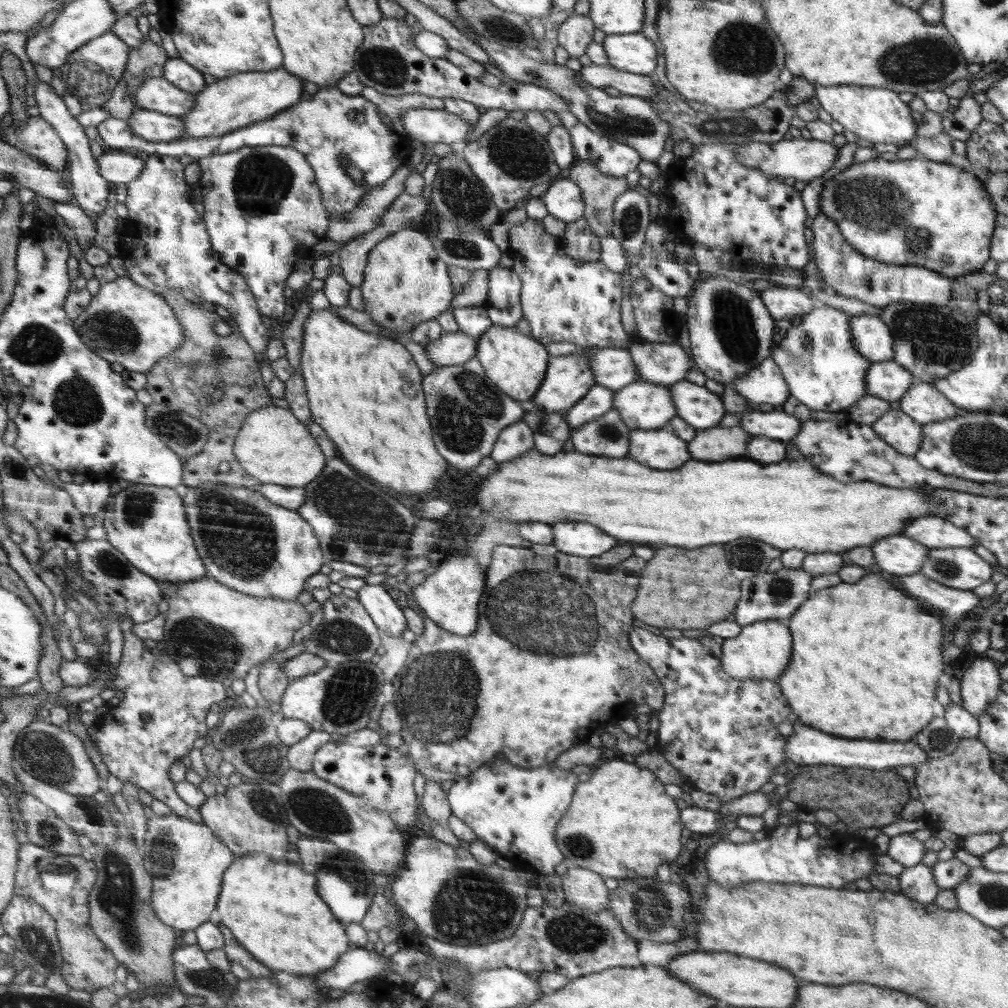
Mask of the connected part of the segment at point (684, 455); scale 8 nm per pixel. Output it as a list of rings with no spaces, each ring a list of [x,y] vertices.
[[[660,427],[632,430],[628,457],[652,468],[674,470],[688,463],[692,454],[688,441],[680,439],[672,429]]]

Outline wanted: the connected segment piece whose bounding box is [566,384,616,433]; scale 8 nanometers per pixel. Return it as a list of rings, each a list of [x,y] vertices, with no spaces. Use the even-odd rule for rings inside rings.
[[[600,384],[594,385],[584,398],[566,411],[570,433],[612,409],[614,394],[616,391],[612,388]]]

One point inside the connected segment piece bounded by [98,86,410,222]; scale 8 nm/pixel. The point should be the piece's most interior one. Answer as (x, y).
(332, 125)

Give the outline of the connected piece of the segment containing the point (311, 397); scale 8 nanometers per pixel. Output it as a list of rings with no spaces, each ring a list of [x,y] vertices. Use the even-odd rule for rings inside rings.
[[[330,307],[322,310],[311,309],[311,312],[310,316],[306,317],[306,324],[304,324],[301,356],[302,376],[304,376],[311,418],[316,420],[316,423],[324,429],[328,437],[334,440],[336,448],[340,450],[340,452],[337,452],[340,458],[346,460],[350,466],[358,468],[360,472],[368,474],[376,482],[380,482],[380,484],[384,484],[388,488],[396,488],[396,492],[404,492],[404,494],[406,492],[410,492],[410,494],[422,494],[422,492],[426,494],[426,492],[432,492],[432,488],[436,486],[438,478],[444,476],[444,472],[446,472],[446,460],[436,452],[434,442],[432,442],[432,429],[430,428],[431,425],[425,403],[424,374],[414,360],[413,354],[395,339],[382,337],[377,333],[366,332],[365,329],[359,329],[357,325],[350,324],[350,321],[338,315],[336,311],[332,311]],[[404,384],[410,384],[416,390],[416,394],[412,398],[406,396],[406,394],[402,394],[402,386]]]

